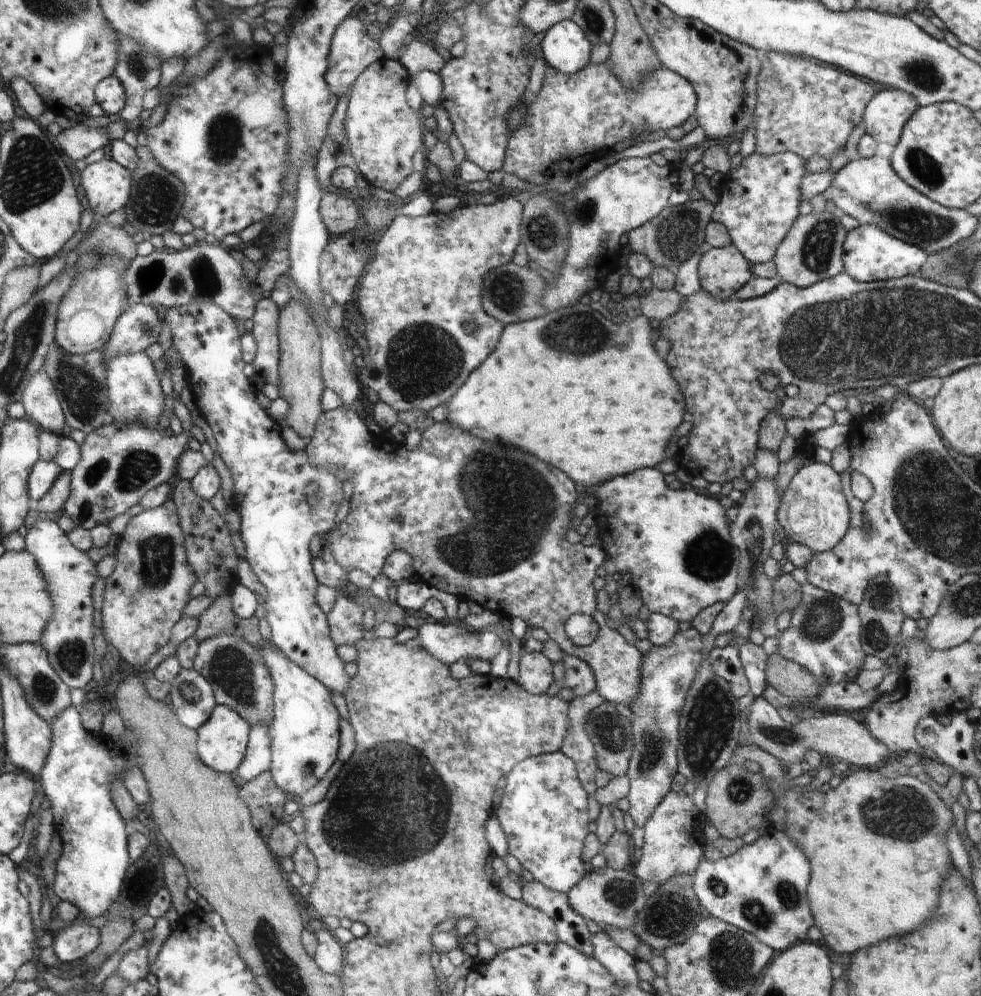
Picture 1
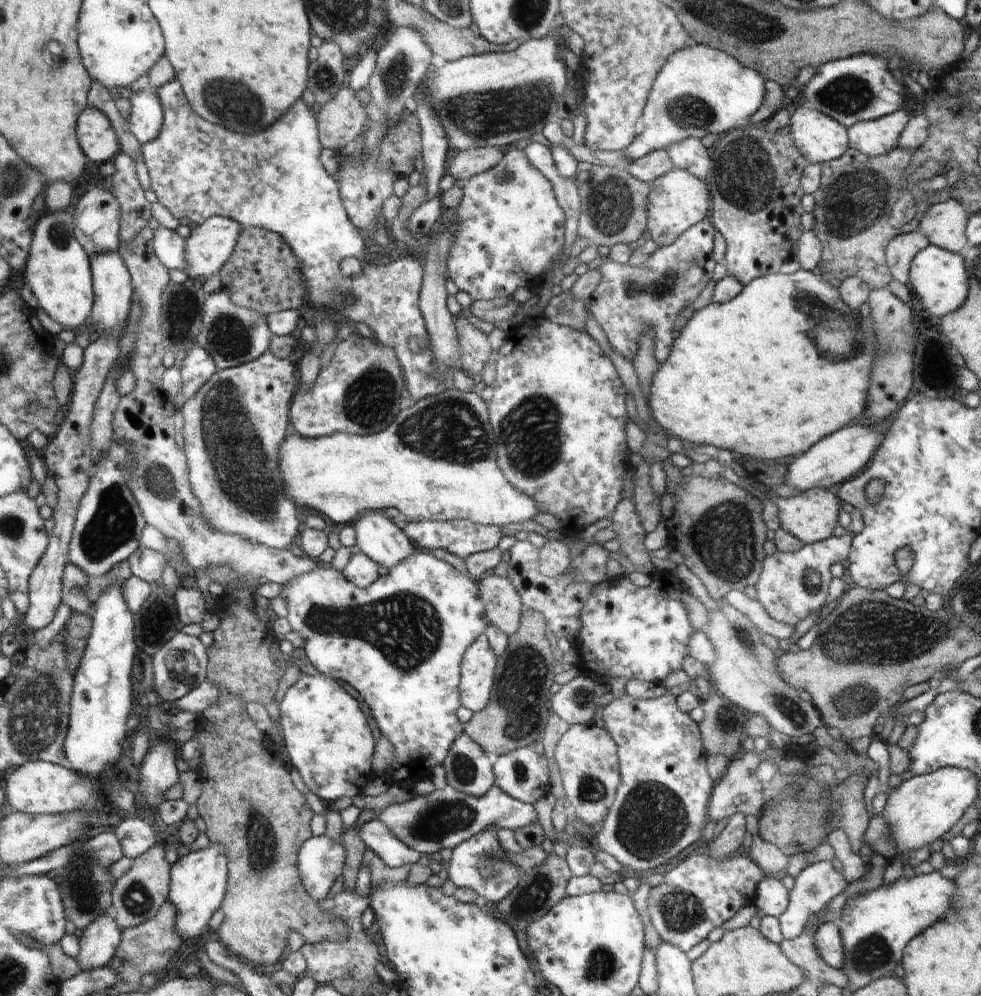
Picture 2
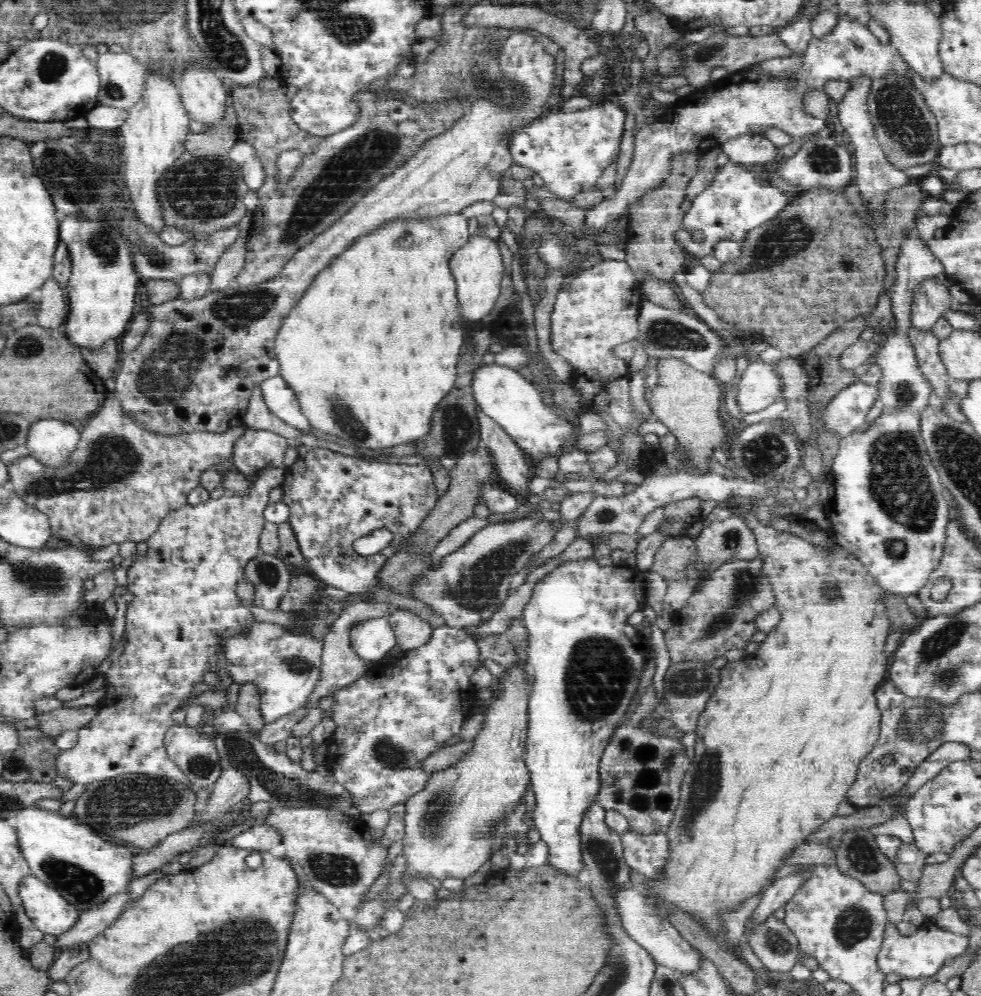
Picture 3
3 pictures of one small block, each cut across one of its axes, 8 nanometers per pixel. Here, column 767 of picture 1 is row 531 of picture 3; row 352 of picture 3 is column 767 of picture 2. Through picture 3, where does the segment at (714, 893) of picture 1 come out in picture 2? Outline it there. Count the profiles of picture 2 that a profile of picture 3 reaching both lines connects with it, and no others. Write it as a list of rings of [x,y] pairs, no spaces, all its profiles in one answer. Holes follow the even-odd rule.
[[[770,876],[761,882],[754,904],[764,914],[779,918],[789,906],[789,897],[789,890],[782,884],[781,876]]]

